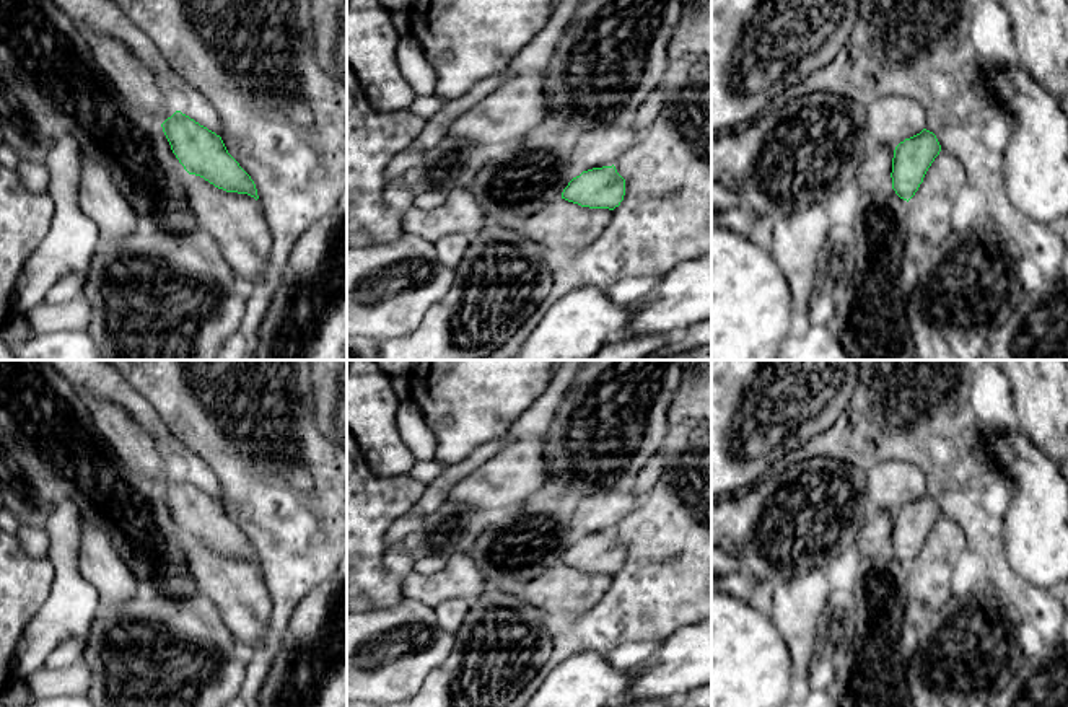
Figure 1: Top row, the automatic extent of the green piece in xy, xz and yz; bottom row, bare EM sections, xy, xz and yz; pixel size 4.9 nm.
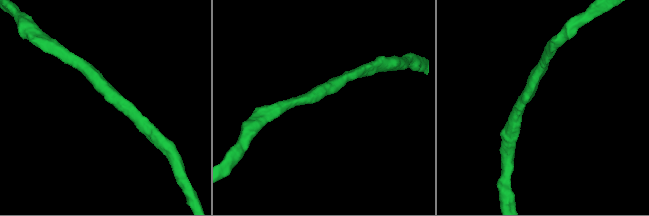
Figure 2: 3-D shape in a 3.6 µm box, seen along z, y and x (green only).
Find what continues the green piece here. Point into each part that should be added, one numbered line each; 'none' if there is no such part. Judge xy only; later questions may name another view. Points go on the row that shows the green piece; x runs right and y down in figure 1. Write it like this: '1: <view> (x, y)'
1: xy (236, 222)

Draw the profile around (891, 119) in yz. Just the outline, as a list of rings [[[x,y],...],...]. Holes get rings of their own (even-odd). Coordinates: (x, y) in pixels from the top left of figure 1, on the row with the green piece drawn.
[[[884,96],[868,108],[866,121],[873,147],[895,147],[926,127],[923,108],[904,96]]]

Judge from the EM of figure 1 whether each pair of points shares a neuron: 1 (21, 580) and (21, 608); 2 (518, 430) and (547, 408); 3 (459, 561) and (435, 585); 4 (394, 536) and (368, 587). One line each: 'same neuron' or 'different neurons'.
1: same neuron
2: same neuron
3: same neuron
4: different neurons

